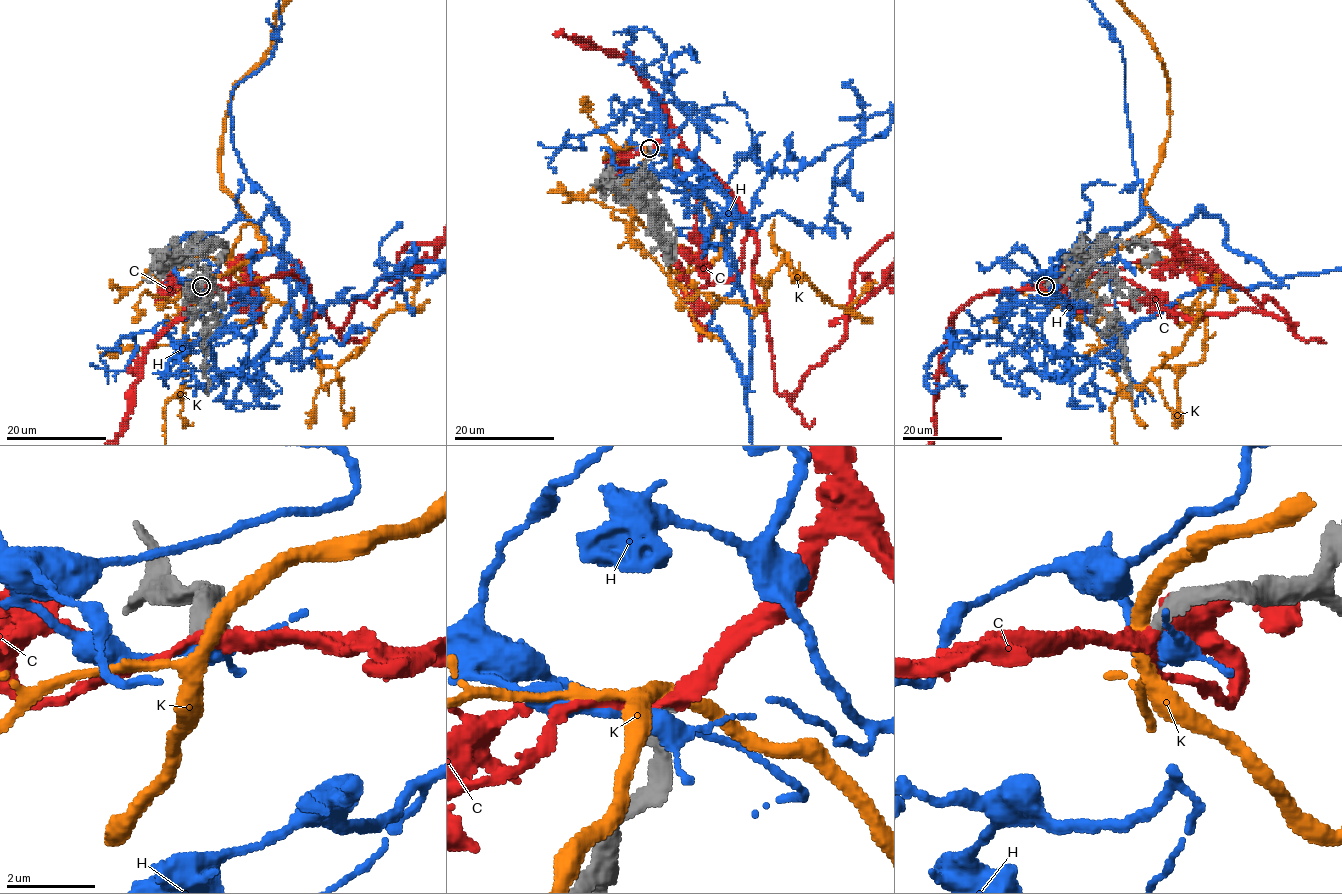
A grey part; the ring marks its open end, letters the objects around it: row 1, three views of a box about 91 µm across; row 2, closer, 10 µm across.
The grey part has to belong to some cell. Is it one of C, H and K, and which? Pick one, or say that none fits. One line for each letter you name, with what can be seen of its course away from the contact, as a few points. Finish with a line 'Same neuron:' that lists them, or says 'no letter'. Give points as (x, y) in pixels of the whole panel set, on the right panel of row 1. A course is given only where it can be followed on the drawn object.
Same neuron: C

